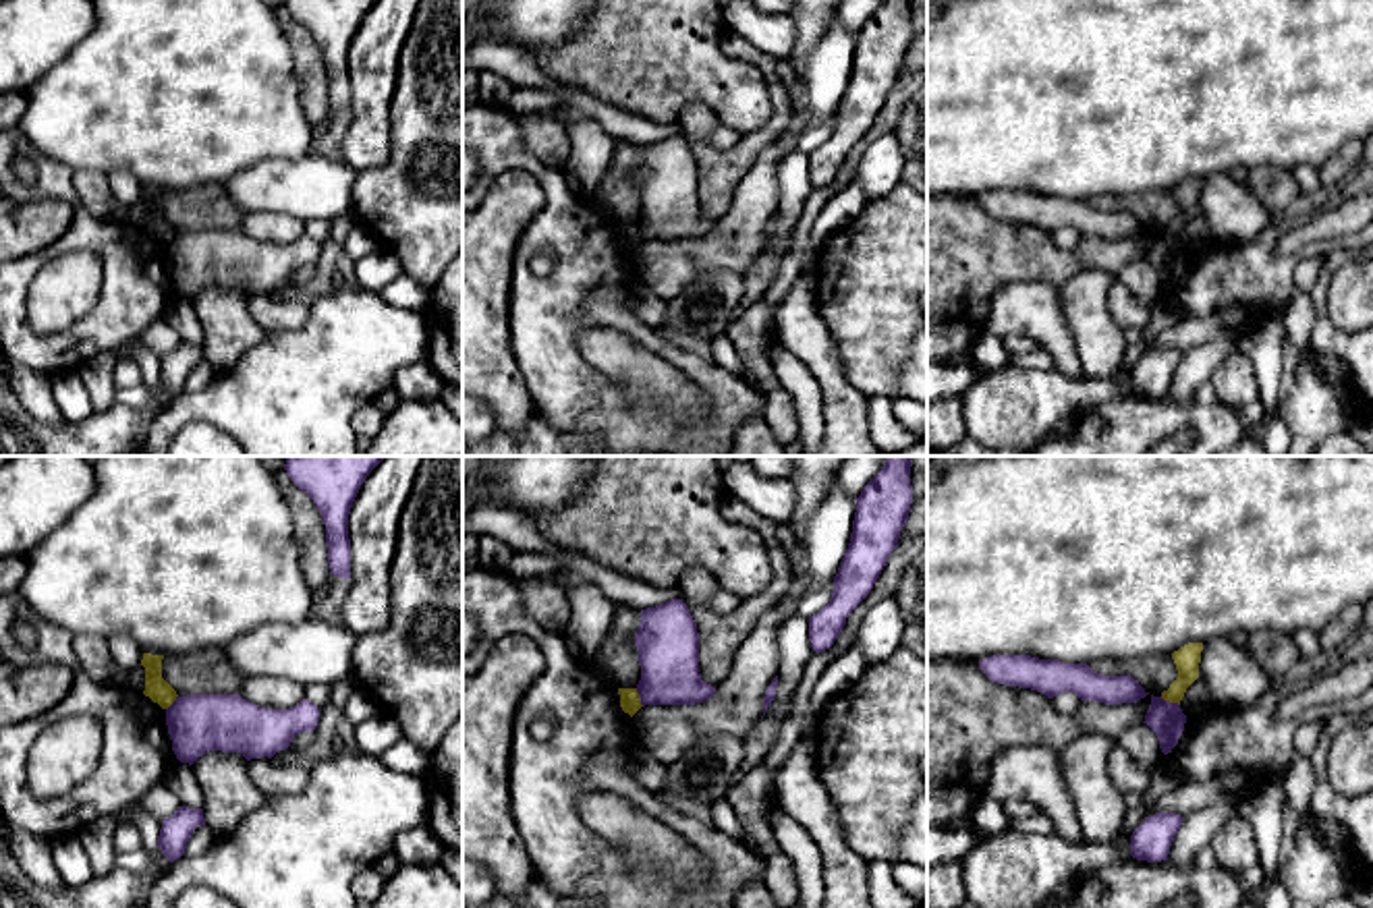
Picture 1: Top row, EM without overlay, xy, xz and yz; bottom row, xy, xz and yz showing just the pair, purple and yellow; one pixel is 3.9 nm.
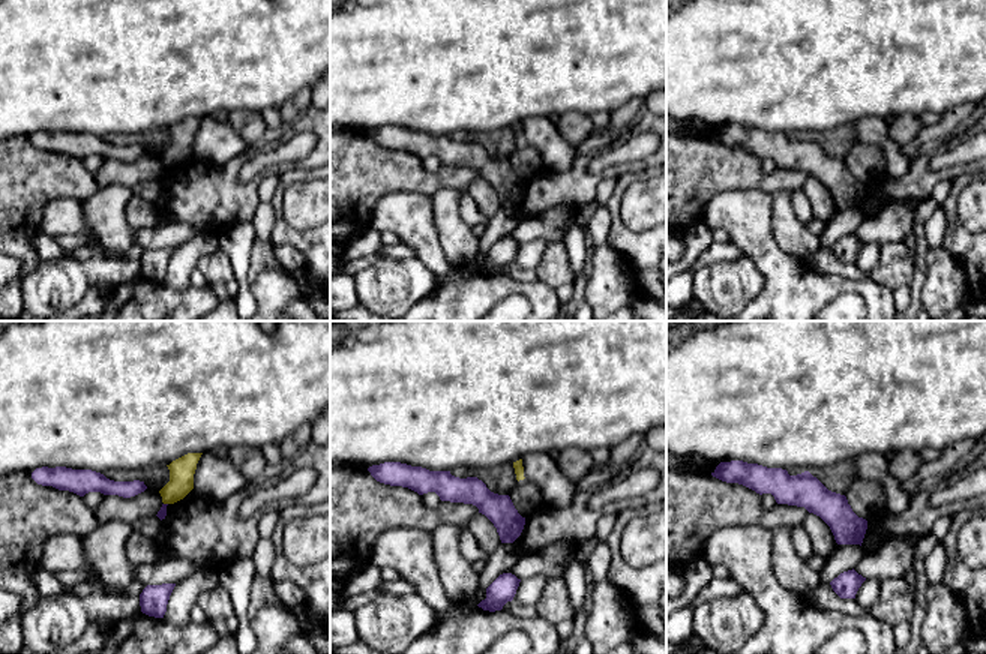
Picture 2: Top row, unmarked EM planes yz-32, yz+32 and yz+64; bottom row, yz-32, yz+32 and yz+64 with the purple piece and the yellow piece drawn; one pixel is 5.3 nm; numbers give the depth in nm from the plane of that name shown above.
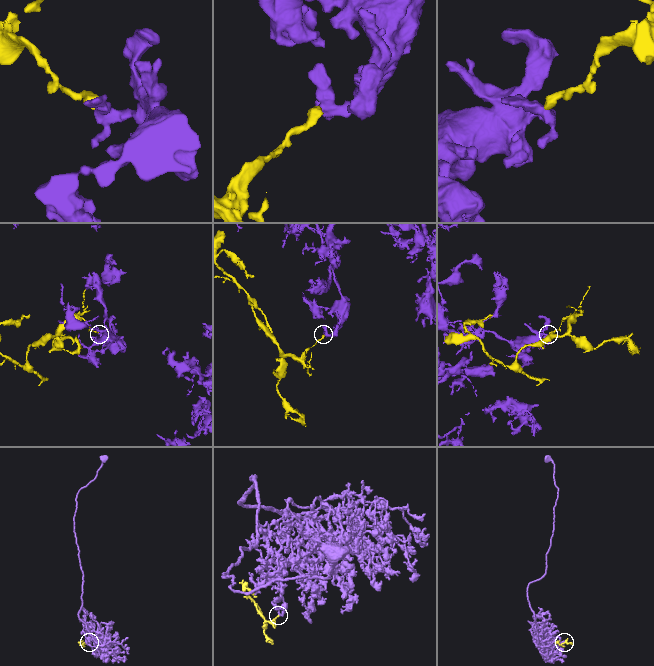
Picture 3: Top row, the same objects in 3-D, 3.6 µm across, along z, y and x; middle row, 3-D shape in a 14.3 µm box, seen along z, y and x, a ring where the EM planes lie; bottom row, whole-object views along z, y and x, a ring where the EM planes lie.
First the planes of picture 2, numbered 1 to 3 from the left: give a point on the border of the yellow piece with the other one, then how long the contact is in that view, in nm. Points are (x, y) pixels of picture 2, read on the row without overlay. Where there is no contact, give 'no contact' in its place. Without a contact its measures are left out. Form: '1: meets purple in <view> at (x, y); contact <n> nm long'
1: meets purple in yz-32 at (165, 168); contact 30 nm long
2: no contact
3: no contact

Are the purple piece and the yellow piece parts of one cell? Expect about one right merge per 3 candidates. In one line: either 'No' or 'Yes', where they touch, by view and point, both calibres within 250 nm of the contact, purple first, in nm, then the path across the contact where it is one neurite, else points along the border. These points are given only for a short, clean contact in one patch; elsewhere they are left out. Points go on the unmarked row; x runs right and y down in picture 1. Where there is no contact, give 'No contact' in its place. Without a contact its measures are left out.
No. Touches purple at yz (1168, 237). Thickness 140 nm (purple) against 100 nm. Boundary: yz (1160, 233), (1179, 241)

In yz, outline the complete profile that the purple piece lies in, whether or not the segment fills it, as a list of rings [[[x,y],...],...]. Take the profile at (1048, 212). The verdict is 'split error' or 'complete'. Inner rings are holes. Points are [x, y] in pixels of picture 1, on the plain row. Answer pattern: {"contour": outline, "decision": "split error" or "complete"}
{"contour": [[[991,191],[979,197],[991,218],[1031,224],[1047,234],[1060,228],[1074,228],[1081,236],[1105,240],[1137,238],[1149,228],[1128,211],[1103,211],[1087,199],[1062,199],[1031,191]]], "decision": "complete"}

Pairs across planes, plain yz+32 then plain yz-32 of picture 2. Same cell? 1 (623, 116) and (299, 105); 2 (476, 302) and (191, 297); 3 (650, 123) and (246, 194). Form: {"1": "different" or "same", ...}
{"1": "same", "2": "same", "3": "same"}

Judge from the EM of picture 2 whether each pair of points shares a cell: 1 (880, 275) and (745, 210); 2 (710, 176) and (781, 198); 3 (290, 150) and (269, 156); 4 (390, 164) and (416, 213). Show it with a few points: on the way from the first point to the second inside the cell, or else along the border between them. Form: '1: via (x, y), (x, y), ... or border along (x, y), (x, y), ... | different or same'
1: border along (869, 278), (892, 291) | different
2: border along (791, 191), (776, 191), (773, 194) | different
3: via (285, 153), (273, 156) | same
4: border along (429, 197), (420, 192), (389, 192), (372, 207) | different

